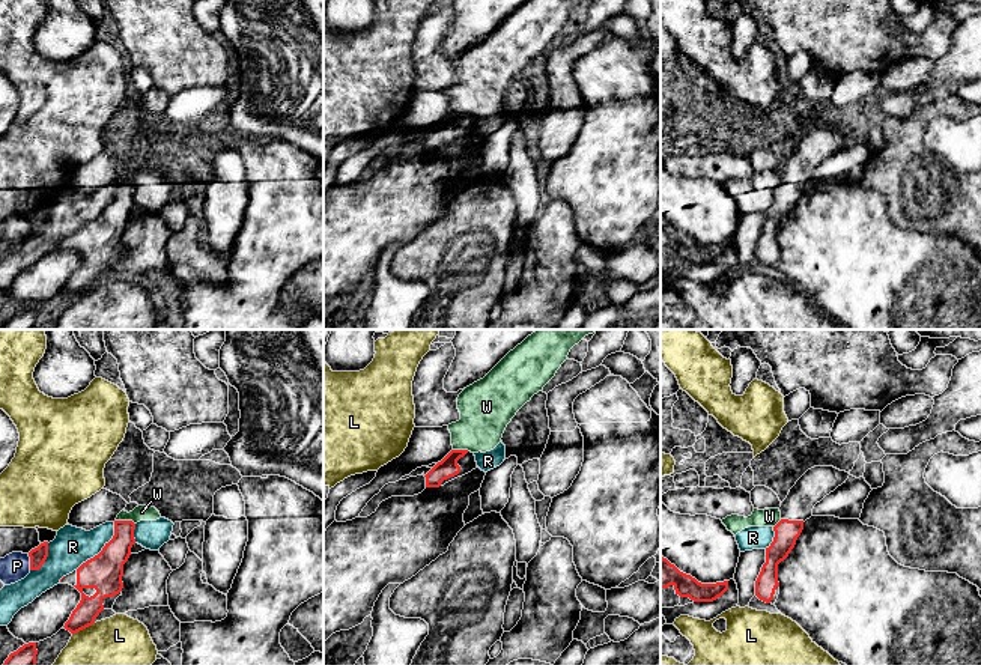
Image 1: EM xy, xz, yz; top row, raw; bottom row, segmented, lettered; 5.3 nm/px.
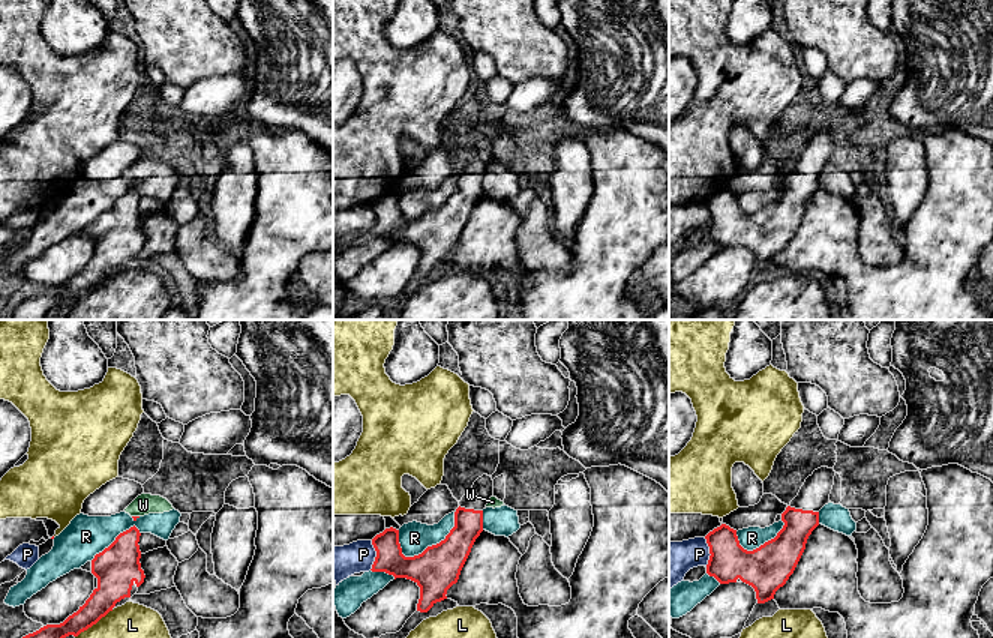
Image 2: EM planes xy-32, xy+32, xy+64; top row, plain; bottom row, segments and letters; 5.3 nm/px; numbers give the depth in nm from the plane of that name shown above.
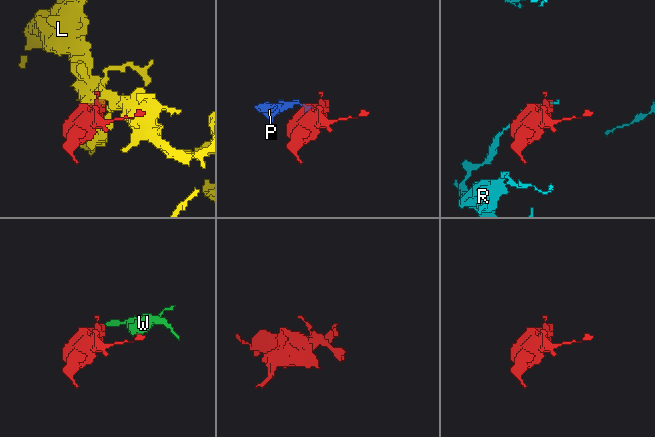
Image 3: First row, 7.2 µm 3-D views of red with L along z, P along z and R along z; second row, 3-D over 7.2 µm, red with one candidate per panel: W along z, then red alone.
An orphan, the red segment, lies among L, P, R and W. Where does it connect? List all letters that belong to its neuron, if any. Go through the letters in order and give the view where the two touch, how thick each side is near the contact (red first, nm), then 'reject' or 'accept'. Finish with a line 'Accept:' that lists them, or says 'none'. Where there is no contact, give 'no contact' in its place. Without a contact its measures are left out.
L: meets red in xy; 120 nm thick on the red side, 460 nm on the other; reject
P: meets red in xy; 90 nm thick on the red side, 150 nm on the other; reject
R: meets red in xy; 200 nm thick on the red side, 200 nm on the other; reject
W: meets red in xy; 160 nm thick on the red side, 80 nm on the other; reject
Accept: none

